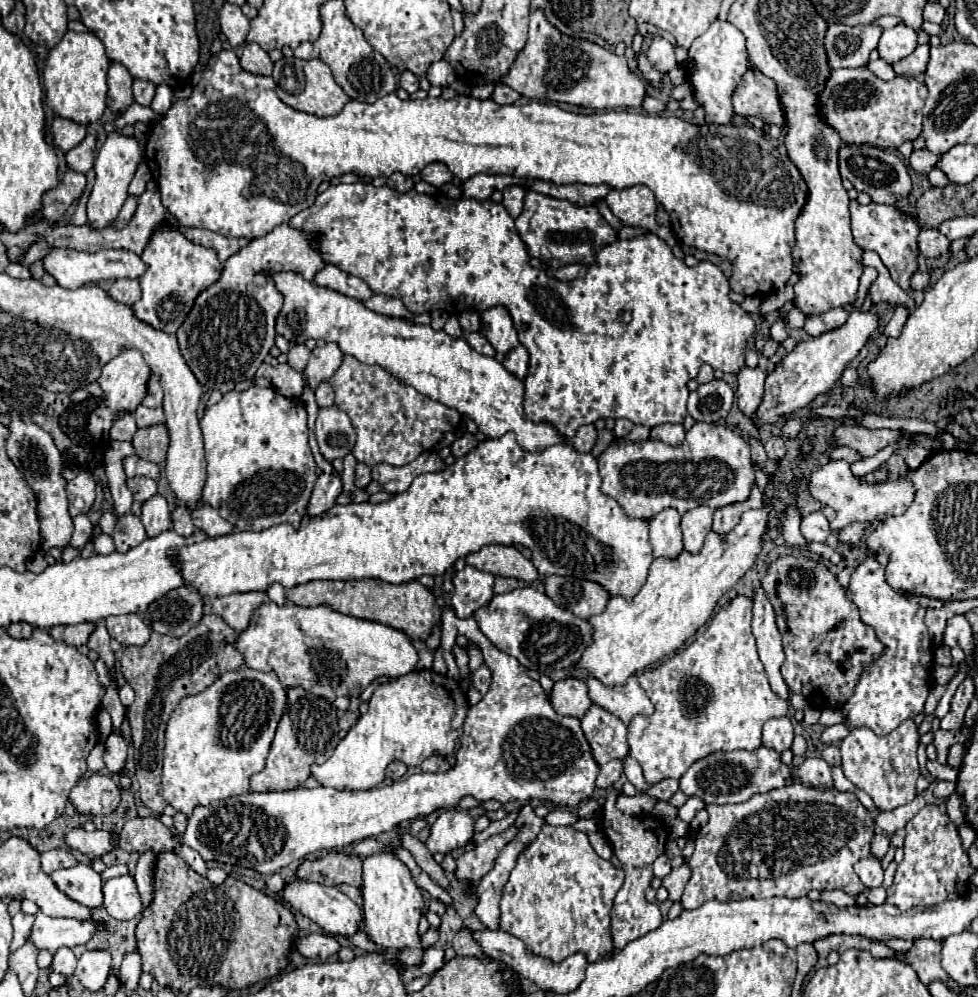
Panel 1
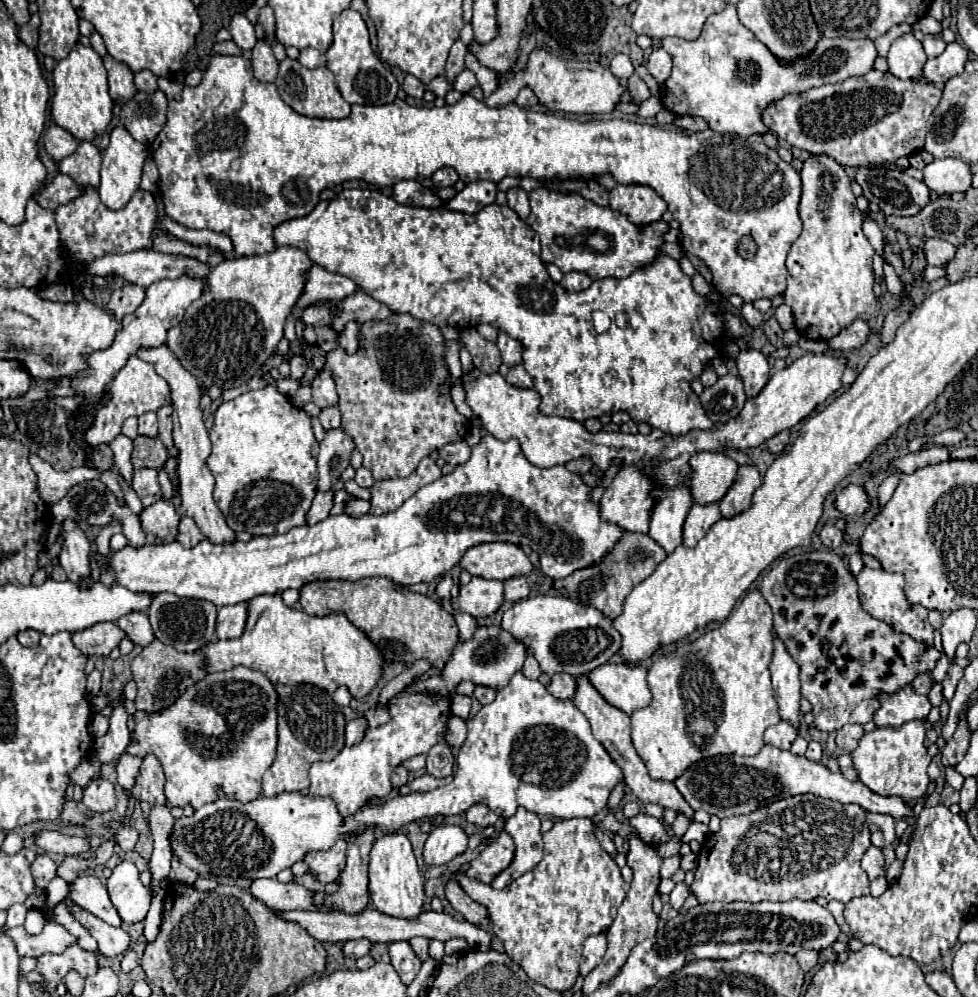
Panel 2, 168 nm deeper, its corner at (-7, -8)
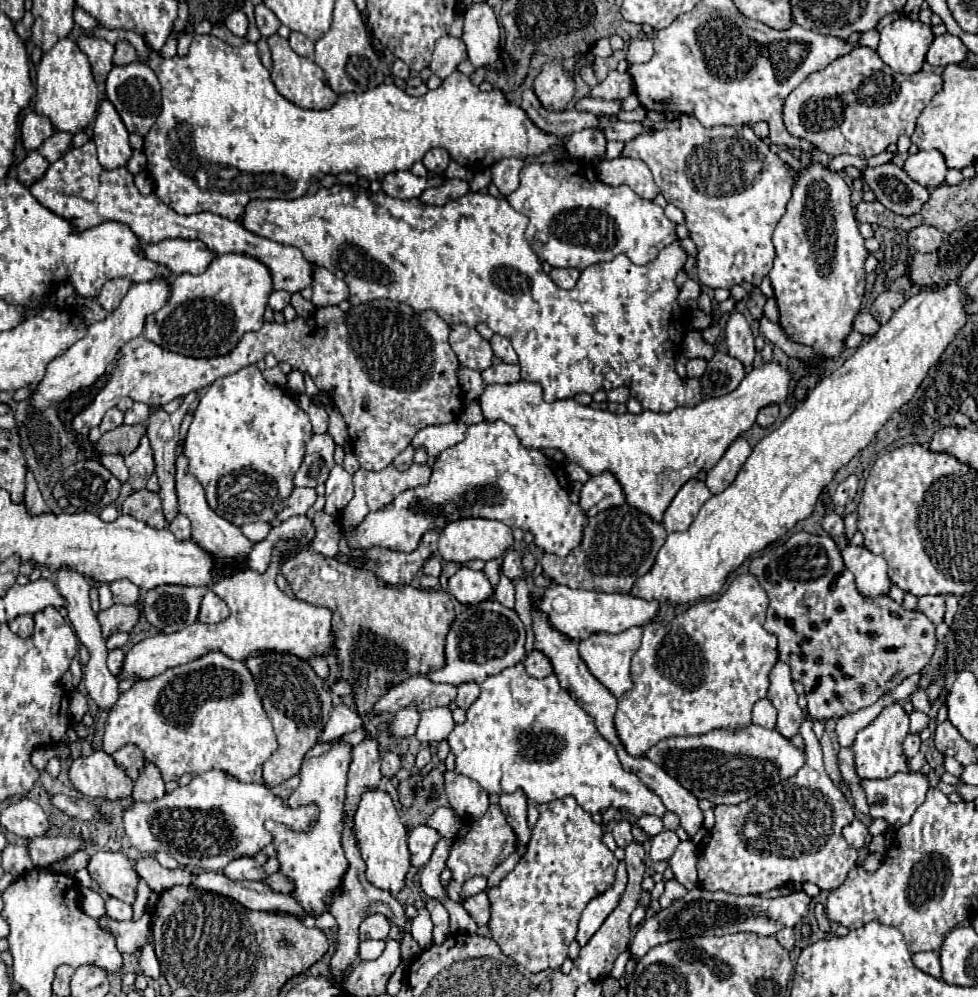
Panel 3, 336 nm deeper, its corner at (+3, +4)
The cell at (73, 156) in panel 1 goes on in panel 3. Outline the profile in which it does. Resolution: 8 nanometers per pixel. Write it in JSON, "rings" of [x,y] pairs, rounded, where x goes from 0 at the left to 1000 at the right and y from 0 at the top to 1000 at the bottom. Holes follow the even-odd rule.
{"rings":[[[57,132],[55,136],[51,136],[51,138],[39,148],[39,152],[41,152],[49,162],[57,162],[57,160],[63,158],[72,148],[74,148],[74,136],[72,136],[70,132]]]}

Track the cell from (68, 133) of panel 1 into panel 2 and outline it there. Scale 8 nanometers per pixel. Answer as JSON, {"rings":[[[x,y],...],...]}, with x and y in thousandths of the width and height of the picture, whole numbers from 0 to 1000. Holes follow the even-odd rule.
{"rings":[[[51,124],[47,128],[47,132],[43,134],[41,142],[43,142],[47,154],[51,158],[55,158],[57,162],[67,158],[67,156],[72,156],[80,148],[80,140],[72,132],[67,132],[65,128],[61,128],[57,124]]]}

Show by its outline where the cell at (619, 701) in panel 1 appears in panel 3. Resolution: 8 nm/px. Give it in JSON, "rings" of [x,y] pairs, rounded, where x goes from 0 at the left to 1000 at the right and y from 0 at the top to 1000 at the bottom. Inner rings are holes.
{"rings":[[[644,630],[638,632],[636,636],[607,636],[603,638],[599,644],[593,644],[591,652],[593,652],[593,660],[599,664],[601,672],[630,698],[634,700],[640,692],[644,692],[648,688],[646,684],[646,674],[644,674],[644,662],[650,656],[652,648],[654,648],[654,638],[656,638],[656,630]]]}

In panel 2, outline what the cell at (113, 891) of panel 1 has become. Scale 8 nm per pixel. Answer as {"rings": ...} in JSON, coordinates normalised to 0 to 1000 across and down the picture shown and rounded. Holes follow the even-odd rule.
{"rings":[[[127,863],[117,873],[108,885],[110,897],[115,899],[115,907],[119,909],[123,921],[129,927],[137,927],[147,923],[153,909],[153,893],[143,885],[141,871]]]}

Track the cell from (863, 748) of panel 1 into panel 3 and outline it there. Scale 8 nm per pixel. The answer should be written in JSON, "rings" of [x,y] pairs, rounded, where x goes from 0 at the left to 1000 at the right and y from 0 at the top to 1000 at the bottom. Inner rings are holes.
{"rings":[[[914,704],[906,708],[896,722],[892,722],[885,730],[881,730],[875,736],[875,742],[871,746],[873,752],[873,764],[875,764],[875,776],[879,780],[910,780],[916,774],[930,774],[928,770],[928,758],[924,756],[924,740],[930,734],[930,722],[924,714],[920,704]]]}

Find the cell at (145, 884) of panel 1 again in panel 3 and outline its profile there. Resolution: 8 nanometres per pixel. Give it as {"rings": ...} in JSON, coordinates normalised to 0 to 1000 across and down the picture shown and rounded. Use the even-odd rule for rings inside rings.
{"rings":[[[149,764],[143,780],[137,784],[137,792],[135,792],[135,800],[139,804],[155,804],[160,800],[168,798],[168,784],[166,778],[162,776],[162,770],[155,768],[153,764]]]}

